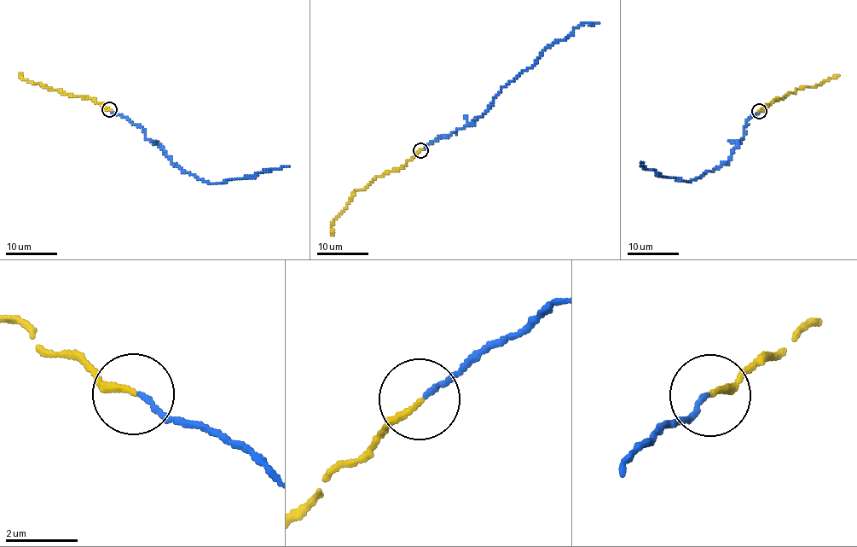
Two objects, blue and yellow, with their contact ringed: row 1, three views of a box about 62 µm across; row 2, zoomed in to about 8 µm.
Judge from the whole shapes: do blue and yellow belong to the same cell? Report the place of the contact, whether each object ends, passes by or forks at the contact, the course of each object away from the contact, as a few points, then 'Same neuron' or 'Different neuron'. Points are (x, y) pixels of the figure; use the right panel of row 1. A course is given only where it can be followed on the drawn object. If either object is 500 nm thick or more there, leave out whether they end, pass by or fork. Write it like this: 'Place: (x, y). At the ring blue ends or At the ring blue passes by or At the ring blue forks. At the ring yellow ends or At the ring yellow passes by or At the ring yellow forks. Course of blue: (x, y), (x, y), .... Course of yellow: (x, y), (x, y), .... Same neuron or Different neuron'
Place: (759, 111). At the ring blue ends. At the ring yellow ends. Course of blue: (759, 110), (746, 121), (744, 136), (729, 160), (694, 180), (682, 181), (657, 174), (641, 165), (641, 161). Course of yellow: (759, 110), (796, 90), (815, 86), (838, 76). Same neuron

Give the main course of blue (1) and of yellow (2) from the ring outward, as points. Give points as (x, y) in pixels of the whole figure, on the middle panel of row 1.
1: (421, 150), (441, 136), (470, 125), (496, 94), (534, 64), (548, 47), (585, 23), (599, 23)
2: (420, 150), (403, 166), (374, 177), (363, 189), (356, 190), (333, 221), (332, 235)

